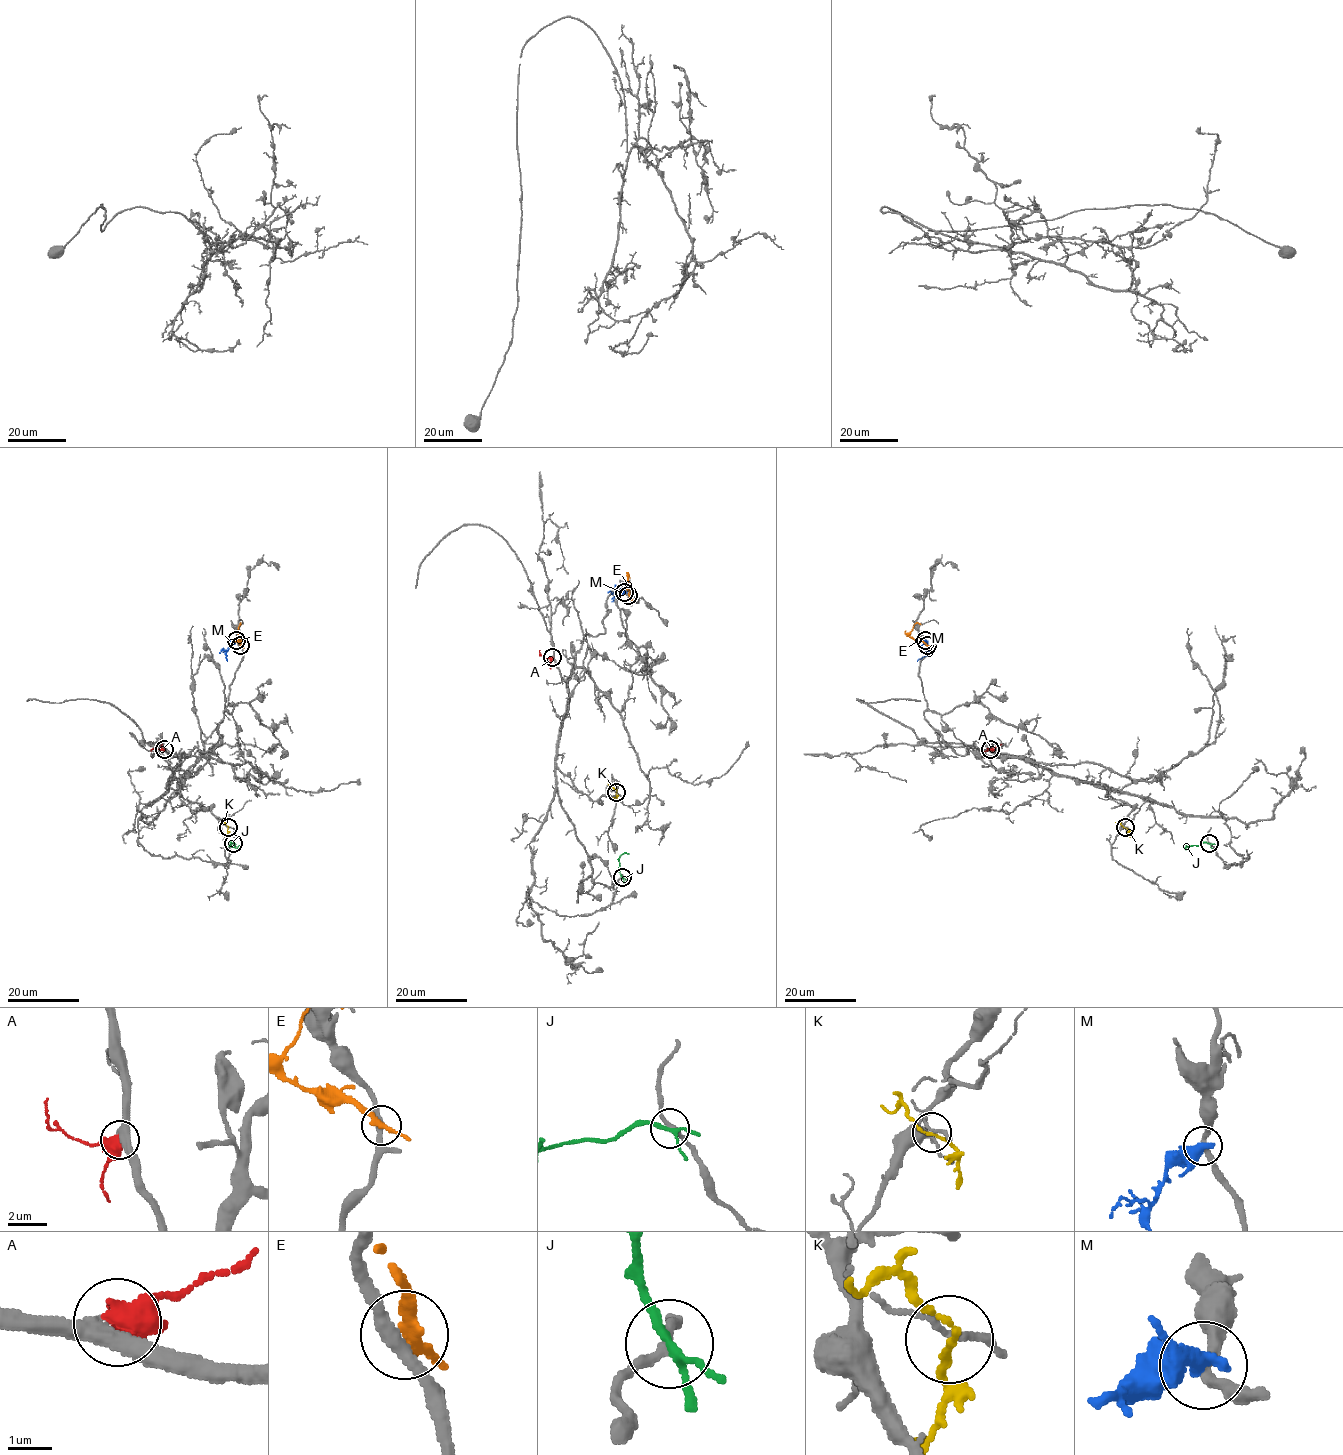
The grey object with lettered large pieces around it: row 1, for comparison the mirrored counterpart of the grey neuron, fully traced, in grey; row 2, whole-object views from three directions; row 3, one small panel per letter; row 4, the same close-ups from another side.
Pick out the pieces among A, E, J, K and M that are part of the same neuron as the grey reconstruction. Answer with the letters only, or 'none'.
A

